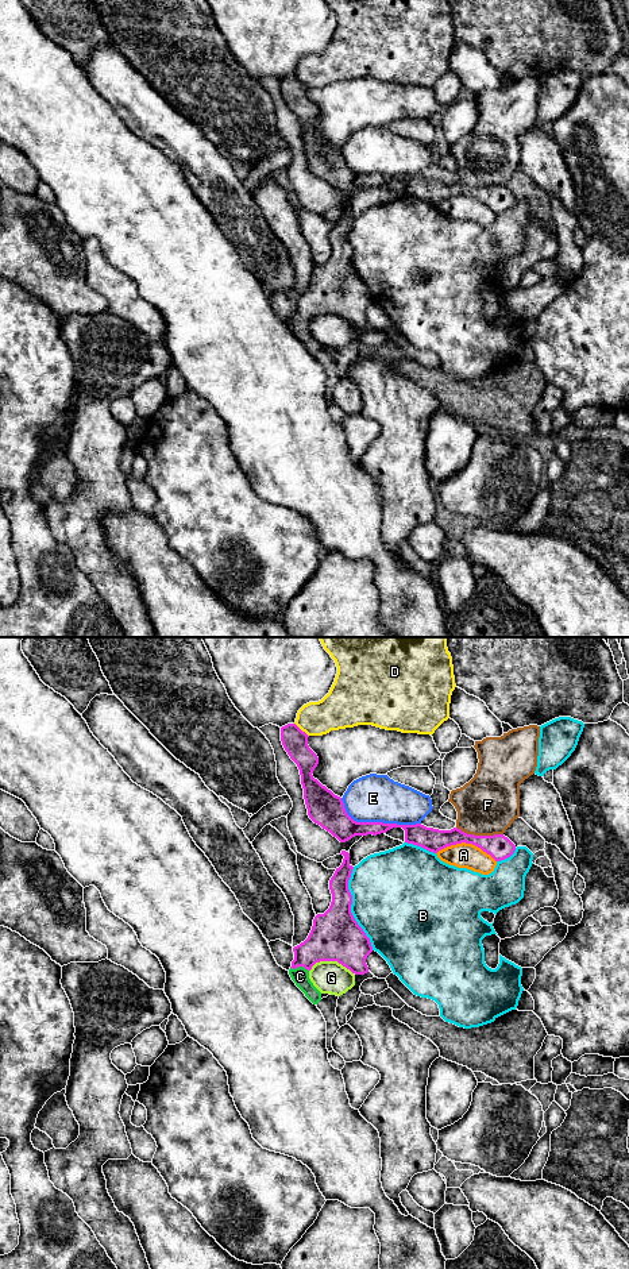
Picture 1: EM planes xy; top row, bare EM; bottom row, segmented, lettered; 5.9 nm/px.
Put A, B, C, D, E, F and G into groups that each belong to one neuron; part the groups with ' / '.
A / B / C / D / E / F / G

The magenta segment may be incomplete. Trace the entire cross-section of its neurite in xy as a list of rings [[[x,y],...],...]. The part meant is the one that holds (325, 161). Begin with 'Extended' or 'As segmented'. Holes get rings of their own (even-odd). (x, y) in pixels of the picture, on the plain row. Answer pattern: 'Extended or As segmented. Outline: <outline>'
As segmented. Outline: [[[288,76],[281,80],[282,97],[300,122],[309,170],[340,194],[346,194],[355,188],[377,188],[393,180],[402,180],[405,182],[405,194],[421,198],[433,205],[462,194],[481,200],[495,213],[505,212],[514,205],[516,197],[503,186],[474,188],[458,180],[439,182],[421,176],[397,177],[354,173],[347,166],[341,150],[313,130],[312,126],[319,116],[319,109],[309,100],[308,89],[296,76]]]

